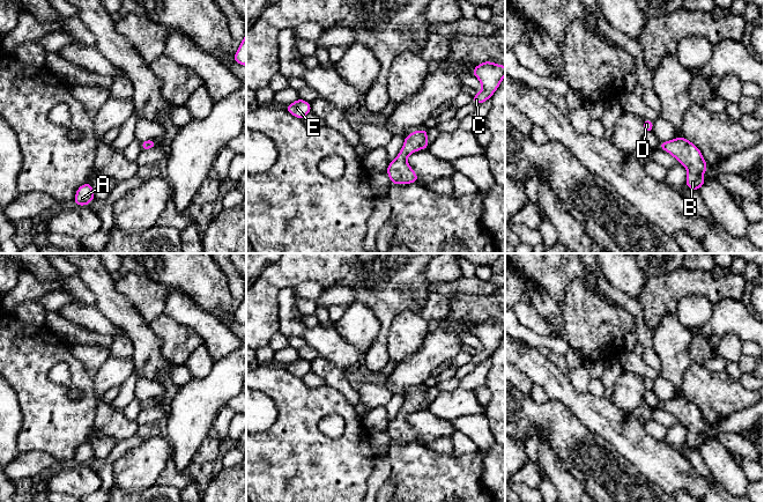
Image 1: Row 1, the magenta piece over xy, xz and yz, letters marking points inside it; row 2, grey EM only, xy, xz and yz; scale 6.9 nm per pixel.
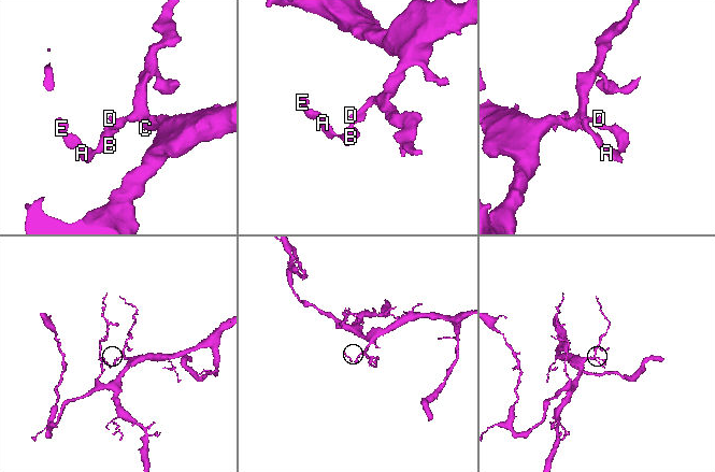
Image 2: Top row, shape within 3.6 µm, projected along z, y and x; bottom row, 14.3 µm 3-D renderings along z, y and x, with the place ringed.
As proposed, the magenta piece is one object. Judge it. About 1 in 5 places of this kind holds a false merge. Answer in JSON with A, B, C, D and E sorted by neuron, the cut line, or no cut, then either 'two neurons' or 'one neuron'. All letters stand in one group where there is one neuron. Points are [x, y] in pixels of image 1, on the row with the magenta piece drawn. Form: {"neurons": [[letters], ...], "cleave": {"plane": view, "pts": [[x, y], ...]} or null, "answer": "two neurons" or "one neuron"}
{"neurons": [["A", "B", "C", "D", "E"]], "cleave": null, "answer": "one neuron"}

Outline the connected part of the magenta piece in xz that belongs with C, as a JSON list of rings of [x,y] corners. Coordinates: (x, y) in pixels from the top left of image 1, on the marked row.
[[[485,61],[476,66],[472,73],[480,80],[483,87],[482,91],[473,97],[473,102],[477,105],[491,98],[505,76],[505,67]]]

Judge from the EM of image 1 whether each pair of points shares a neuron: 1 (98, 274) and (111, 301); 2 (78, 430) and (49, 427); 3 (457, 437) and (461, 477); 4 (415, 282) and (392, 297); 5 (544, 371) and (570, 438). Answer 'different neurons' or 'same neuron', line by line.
1: same neuron
2: same neuron
3: different neurons
4: same neuron
5: different neurons

